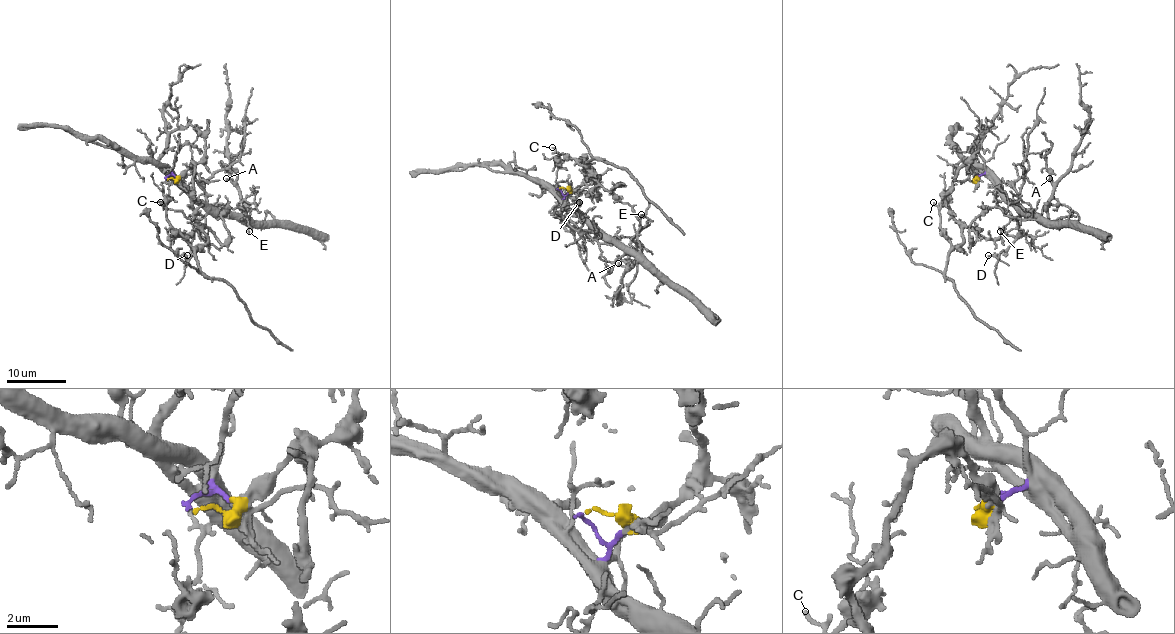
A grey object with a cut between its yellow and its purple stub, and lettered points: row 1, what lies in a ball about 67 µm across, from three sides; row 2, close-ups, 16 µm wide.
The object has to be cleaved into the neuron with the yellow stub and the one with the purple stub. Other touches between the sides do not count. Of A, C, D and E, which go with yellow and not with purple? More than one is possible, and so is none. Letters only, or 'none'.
C

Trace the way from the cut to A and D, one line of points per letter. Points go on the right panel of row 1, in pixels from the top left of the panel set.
A: (974, 178), (989, 173), (996, 187), (1019, 208), (1046, 218), (1053, 184), (1049, 178)
D: (974, 178), (984, 173), (1017, 212), (1019, 235), (996, 259), (987, 256)

